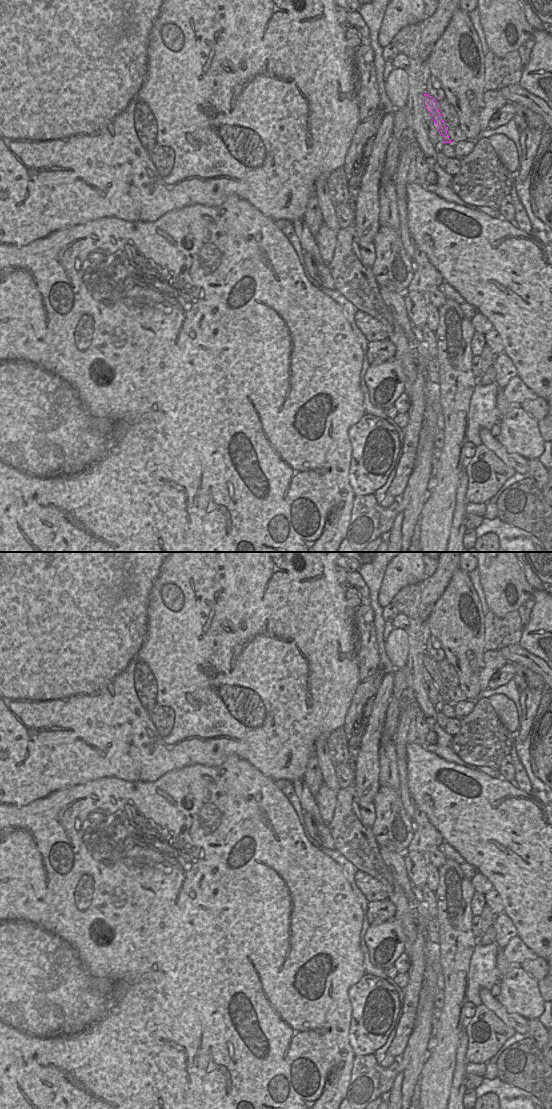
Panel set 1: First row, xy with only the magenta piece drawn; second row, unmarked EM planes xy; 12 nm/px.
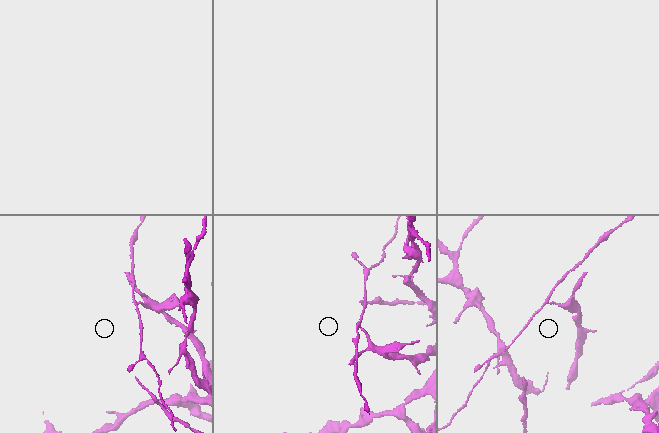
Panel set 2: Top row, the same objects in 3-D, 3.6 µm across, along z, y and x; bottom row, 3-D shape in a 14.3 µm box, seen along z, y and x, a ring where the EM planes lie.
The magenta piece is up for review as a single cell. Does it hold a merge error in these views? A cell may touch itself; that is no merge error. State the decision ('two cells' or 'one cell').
two cells

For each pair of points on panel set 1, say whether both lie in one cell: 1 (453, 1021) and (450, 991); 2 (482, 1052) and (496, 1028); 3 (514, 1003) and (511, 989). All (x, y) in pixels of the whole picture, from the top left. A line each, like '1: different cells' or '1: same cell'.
1: same cell
2: same cell
3: same cell

